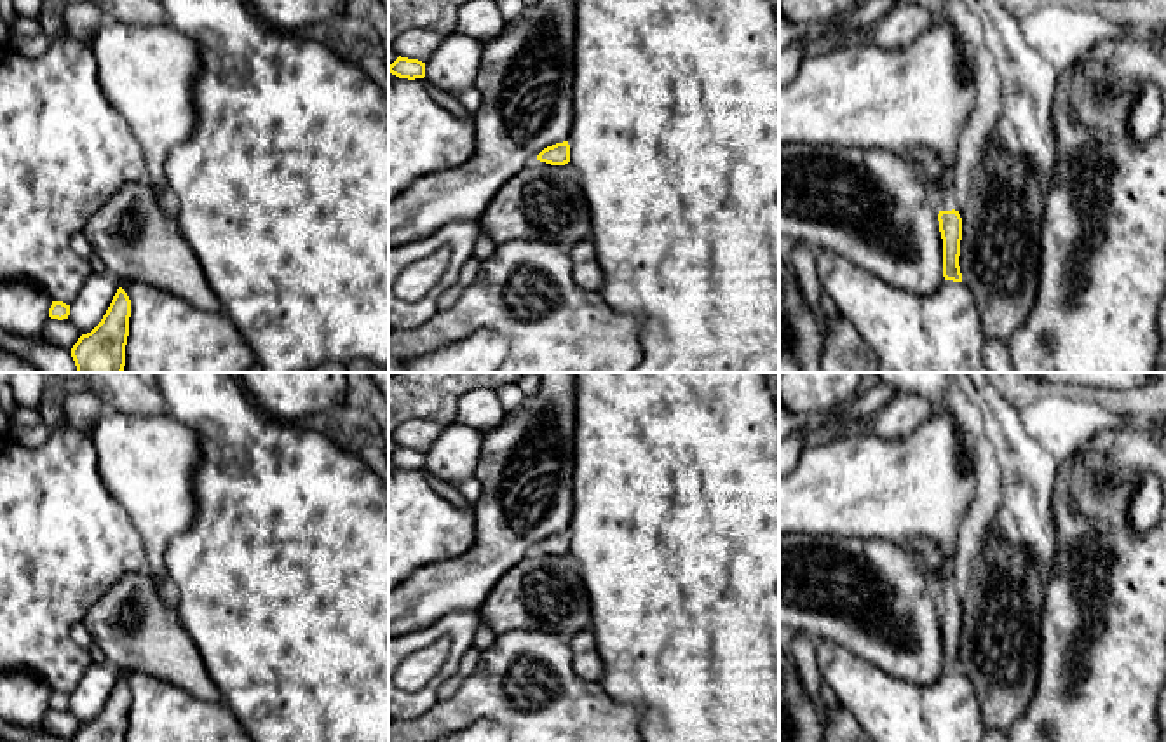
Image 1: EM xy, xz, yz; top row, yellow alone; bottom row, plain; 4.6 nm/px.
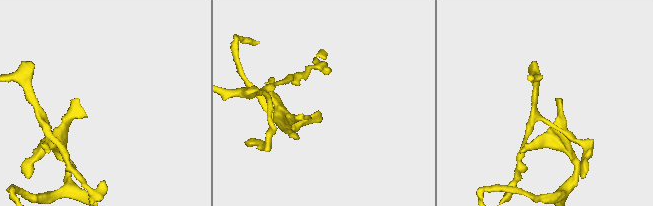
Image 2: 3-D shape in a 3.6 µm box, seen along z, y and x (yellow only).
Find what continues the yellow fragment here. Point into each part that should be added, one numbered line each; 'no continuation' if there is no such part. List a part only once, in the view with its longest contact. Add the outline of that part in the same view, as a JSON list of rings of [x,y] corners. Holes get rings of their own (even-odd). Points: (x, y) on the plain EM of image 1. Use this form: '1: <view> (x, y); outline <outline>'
1: yz (921, 486); outline [[[946,413],[932,415],[903,439],[851,428],[828,444],[807,446],[795,469],[779,476],[779,536],[877,536],[898,545],[915,538],[932,540],[943,552],[934,589],[939,601],[952,601],[957,594],[959,524],[971,507],[974,488],[974,460],[960,444],[960,425]]]

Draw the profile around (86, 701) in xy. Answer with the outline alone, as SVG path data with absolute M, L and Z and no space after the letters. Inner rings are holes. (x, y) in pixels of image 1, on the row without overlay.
M92 662L87 667L77 688L70 693L68 705L80 726L91 723L101 712L117 679L119 669L110 662Z

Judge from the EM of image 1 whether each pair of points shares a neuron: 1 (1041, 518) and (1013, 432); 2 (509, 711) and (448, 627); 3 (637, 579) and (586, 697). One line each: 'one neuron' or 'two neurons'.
1: one neuron
2: two neurons
3: two neurons

